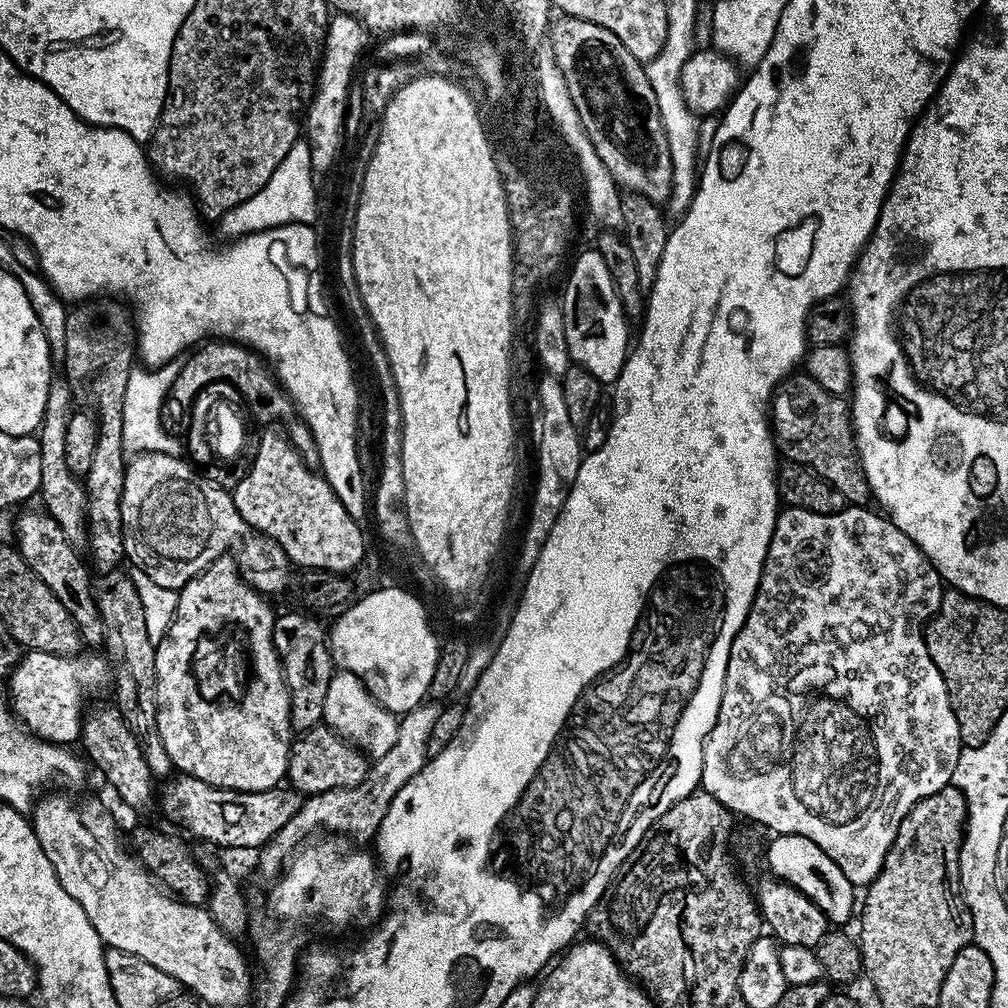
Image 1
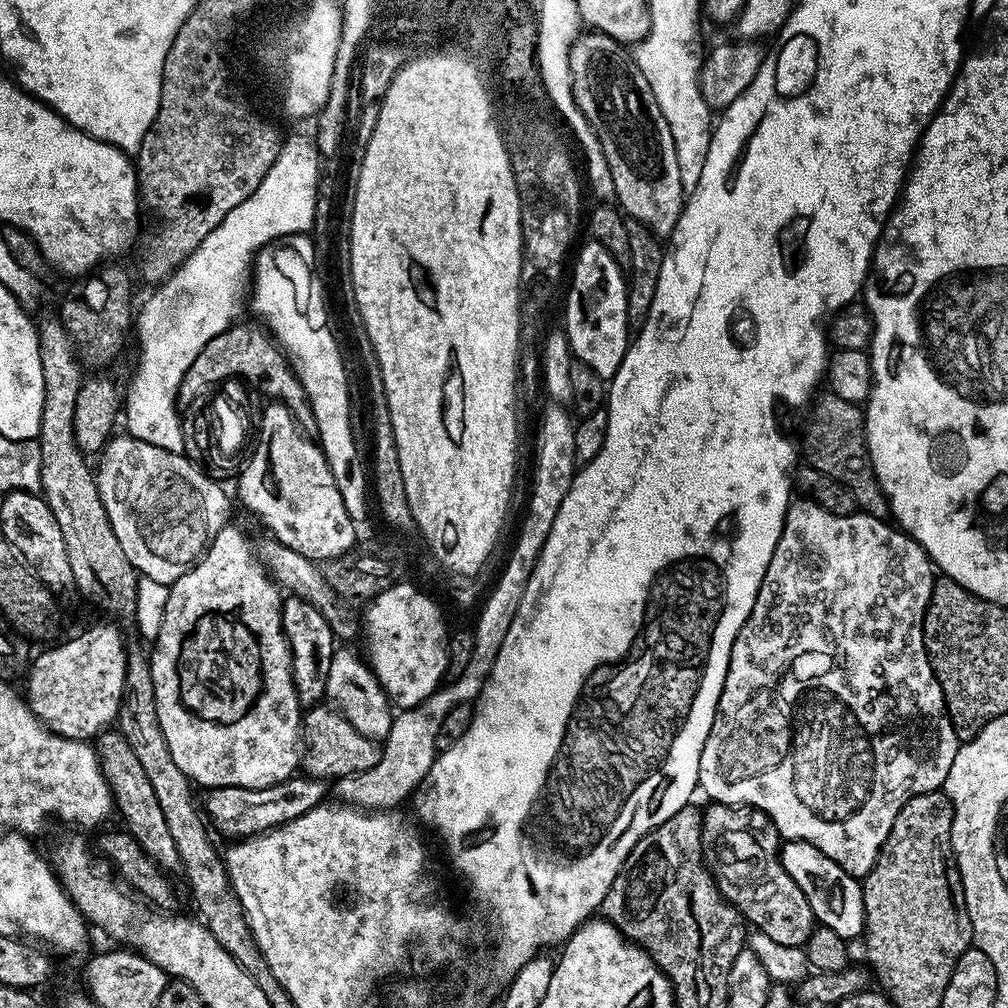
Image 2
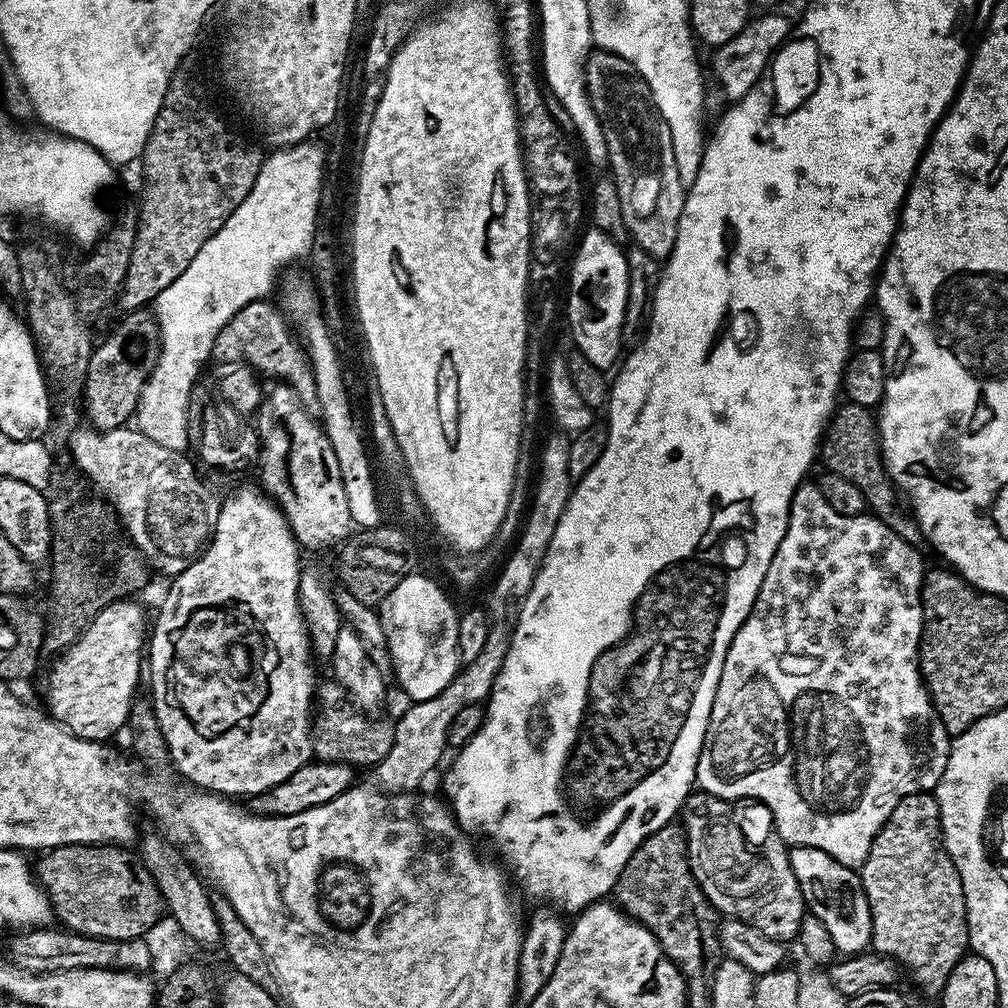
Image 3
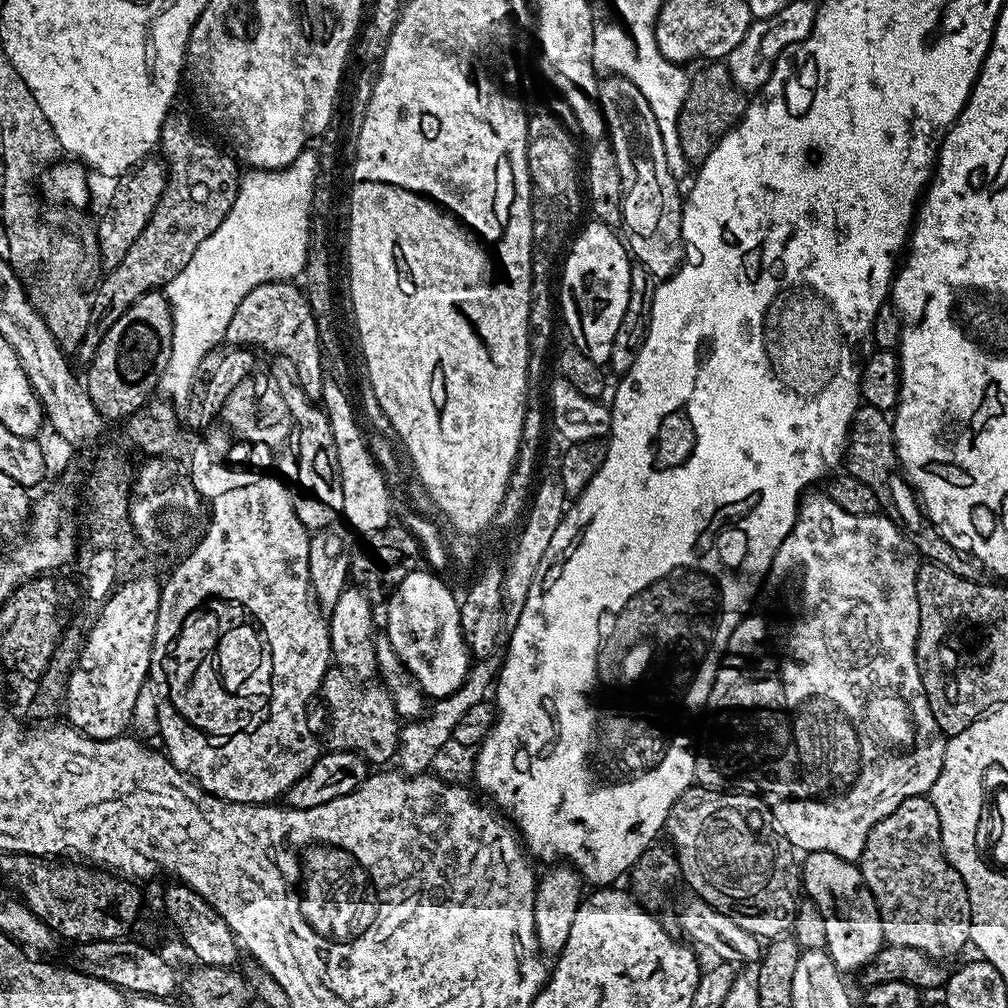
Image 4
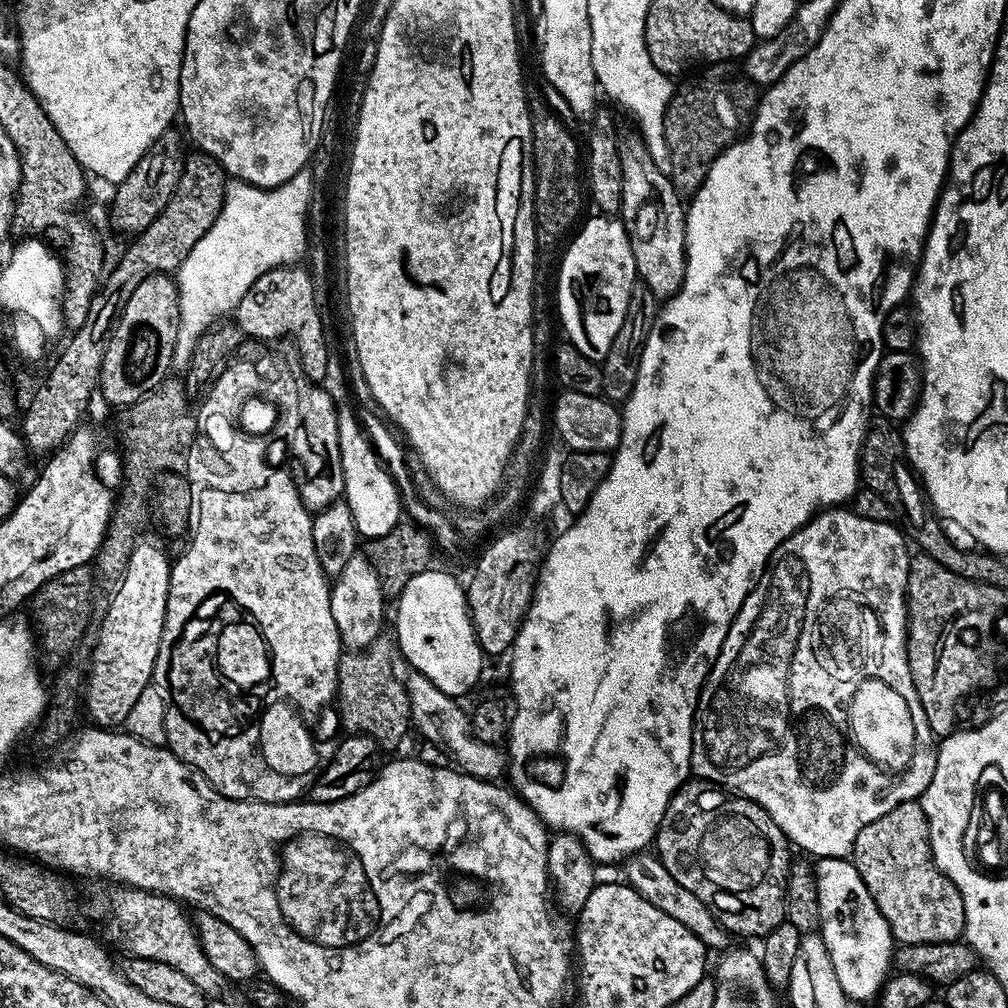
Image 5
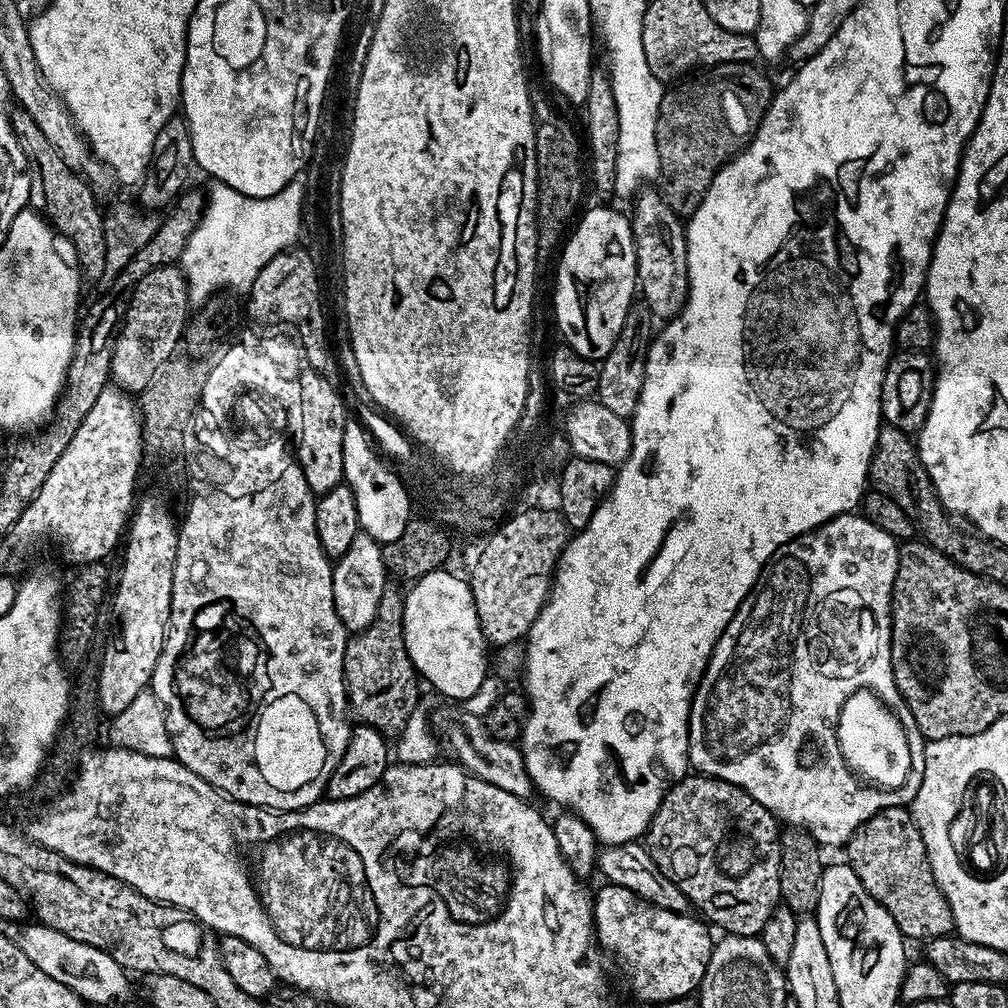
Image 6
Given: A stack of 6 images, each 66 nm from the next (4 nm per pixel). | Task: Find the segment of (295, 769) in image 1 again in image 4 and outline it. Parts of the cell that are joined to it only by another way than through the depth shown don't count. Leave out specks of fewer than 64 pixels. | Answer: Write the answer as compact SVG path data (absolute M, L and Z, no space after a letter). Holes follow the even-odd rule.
M329 667L324 680L320 684L319 695L324 696L324 704L328 707L328 744L329 749L337 752L356 752L364 757L372 766L384 766L387 760L395 761L400 750L400 729L402 719L395 712L395 704L391 695L383 686L376 686L353 678L345 669Z

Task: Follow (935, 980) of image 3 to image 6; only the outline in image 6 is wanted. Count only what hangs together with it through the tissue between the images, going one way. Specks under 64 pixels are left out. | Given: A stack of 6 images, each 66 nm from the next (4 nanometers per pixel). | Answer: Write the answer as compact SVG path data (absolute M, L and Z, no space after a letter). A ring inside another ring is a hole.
M907 807L887 808L870 818L846 845L848 867L858 874L862 886L894 918L909 941L927 942L953 931L952 911L930 870L922 834Z

